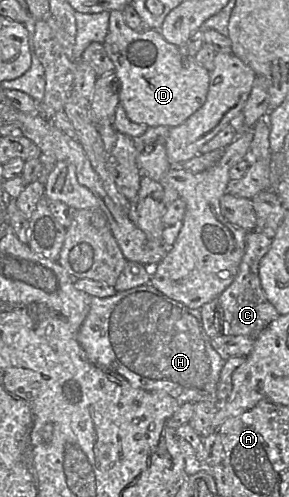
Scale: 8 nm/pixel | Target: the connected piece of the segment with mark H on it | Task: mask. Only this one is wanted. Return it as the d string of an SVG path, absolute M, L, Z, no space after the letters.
M150 283L116 291L109 297L91 296L89 312L81 324L77 339L88 359L124 377L133 387L164 391L179 404L217 400L217 384L224 359L211 345L201 319L200 309L188 308L161 293Z

